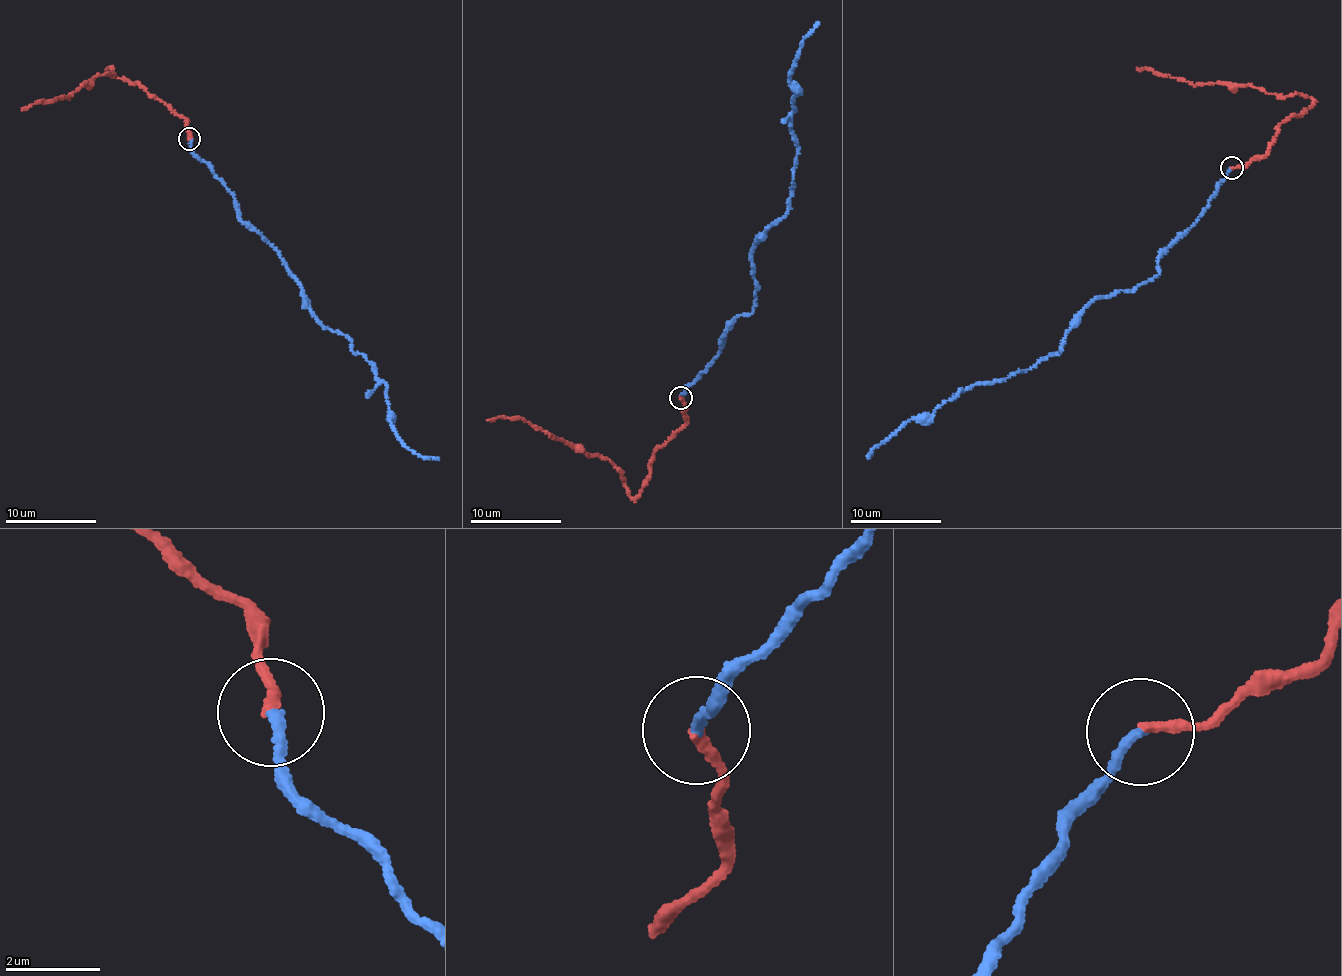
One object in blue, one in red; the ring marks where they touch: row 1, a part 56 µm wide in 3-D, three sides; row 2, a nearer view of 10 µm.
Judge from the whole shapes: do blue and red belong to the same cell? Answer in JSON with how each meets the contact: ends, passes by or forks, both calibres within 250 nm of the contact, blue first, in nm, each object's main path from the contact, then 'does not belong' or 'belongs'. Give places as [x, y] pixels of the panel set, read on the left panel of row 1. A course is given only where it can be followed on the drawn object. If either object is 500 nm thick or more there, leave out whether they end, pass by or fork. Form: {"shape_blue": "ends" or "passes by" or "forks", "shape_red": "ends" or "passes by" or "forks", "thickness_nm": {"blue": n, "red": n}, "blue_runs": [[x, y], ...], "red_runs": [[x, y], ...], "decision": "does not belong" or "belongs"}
{"shape_blue": "ends", "shape_red": "ends", "thickness_nm": {"blue": 240, "red": 220}, "blue_runs": [[189, 138], [242, 221], [298, 279], [316, 319], [375, 364], [406, 446], [439, 460]], "red_runs": [[189, 138], [188, 125], [181, 117], [110, 68], [114, 73], [94, 76], [65, 98], [29, 105], [21, 110]], "decision": "belongs"}

